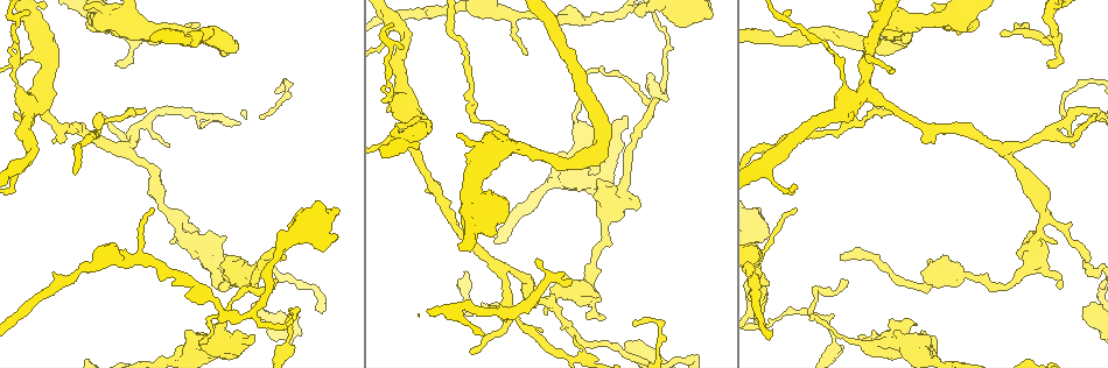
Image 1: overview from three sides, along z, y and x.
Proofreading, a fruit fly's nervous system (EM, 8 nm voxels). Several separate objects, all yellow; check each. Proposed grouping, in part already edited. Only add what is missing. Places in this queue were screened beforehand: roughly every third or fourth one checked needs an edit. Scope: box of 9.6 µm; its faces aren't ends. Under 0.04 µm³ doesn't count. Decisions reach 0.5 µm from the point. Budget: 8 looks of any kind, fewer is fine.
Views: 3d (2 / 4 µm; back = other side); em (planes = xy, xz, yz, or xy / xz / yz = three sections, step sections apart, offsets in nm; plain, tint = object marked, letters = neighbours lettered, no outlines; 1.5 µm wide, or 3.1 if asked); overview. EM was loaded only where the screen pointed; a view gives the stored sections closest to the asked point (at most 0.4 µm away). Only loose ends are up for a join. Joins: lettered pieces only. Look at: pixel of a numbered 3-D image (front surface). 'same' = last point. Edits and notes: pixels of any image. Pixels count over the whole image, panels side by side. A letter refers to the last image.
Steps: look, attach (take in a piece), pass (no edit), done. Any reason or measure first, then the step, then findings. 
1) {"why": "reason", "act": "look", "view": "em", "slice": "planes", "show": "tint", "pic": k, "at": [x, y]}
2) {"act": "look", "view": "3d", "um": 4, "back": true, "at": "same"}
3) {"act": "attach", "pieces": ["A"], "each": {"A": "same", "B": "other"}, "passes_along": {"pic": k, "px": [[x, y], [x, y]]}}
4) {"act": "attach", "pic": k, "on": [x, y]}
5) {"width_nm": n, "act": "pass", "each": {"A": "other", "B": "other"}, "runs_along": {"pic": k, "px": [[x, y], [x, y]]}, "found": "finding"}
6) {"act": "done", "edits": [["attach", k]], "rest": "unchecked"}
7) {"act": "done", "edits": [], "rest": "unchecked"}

{"act": "look", "view": "3d", "um": 4, "pic": 1, "at": [285, 258]}

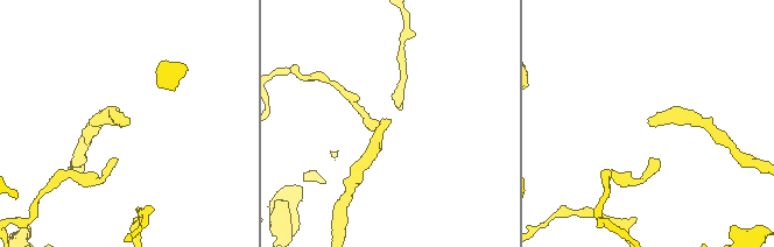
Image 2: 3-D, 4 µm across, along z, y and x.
{"why": "now the EM", "act": "look", "view": "em", "slice": "xy", "step": 4, "show": "plain", "pic": 2, "at": [130, 120]}

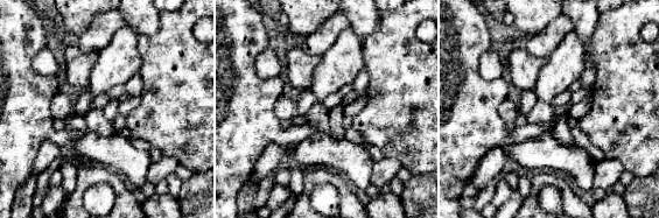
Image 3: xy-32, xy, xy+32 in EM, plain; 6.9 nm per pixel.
{"act": "look", "view": "em", "slice": "xy", "step": 4, "show": "letters", "at": "same"}

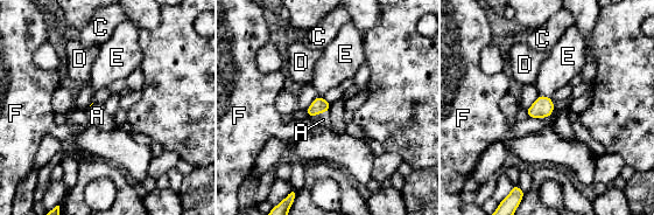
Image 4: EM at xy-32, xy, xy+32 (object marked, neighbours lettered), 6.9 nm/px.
{"longest_contact_nm": ["A", 130], "act": "attach", "pic": 4, "on": [323, 119], "each": {"A": "same", "C": "other", "D": "other", "E": "other", "F": "other"}, "found": "it goes on there"}

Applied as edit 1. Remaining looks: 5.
{"act": "look", "view": "3d", "um": 4, "pic": 1, "at": [572, 278]}

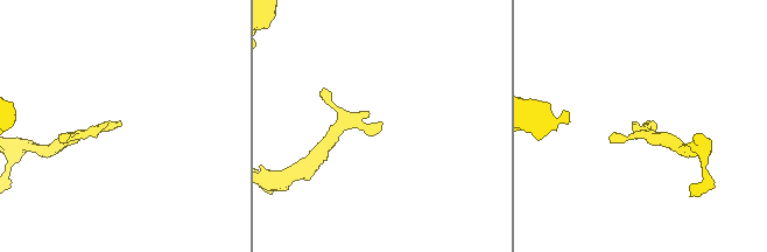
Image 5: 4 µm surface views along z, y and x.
{"why": "now the EM", "act": "look", "view": "em", "slice": "planes", "show": "letters", "pic": 5, "at": [119, 125]}

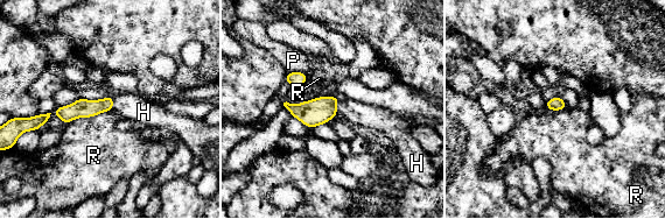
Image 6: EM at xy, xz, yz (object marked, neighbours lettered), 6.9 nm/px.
{"longest_contact_nm": ["R", 320], "act": "attach", "pic": 6, "on": [369, 115], "each": {"H": "same", "P": "other", "R": "other"}, "found": "it goes on there"}

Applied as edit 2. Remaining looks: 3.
{"why": "thin end", "act": "look", "view": "em", "slice": "planes", "show": "plain", "pic": 1, "at": [1051, 65]}

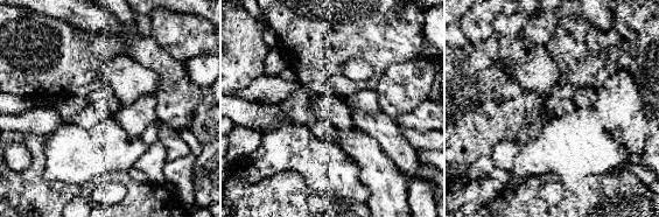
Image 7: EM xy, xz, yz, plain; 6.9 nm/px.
{"act": "look", "view": "em", "slice": "planes", "show": "letters", "at": "same"}

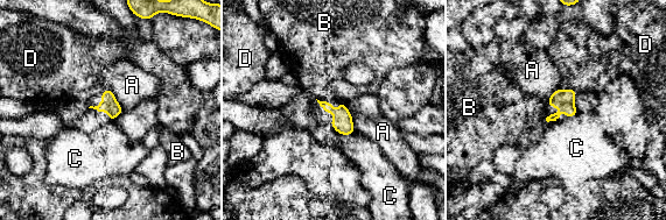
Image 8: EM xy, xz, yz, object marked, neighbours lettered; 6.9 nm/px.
{"longest_contact_nm": ["A", 190], "act": "pass", "each": {"A": "other", "B": "other", "C": "other", "D": "other"}, "border": {"pic": 8, "px": [[355, 129], [351, 134], [339, 135]]}, "found": "none of them fits"}

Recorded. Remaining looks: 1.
{"act": "done", "edits": [["attach", 4], ["attach", 6]], "rest": "unchecked"}

